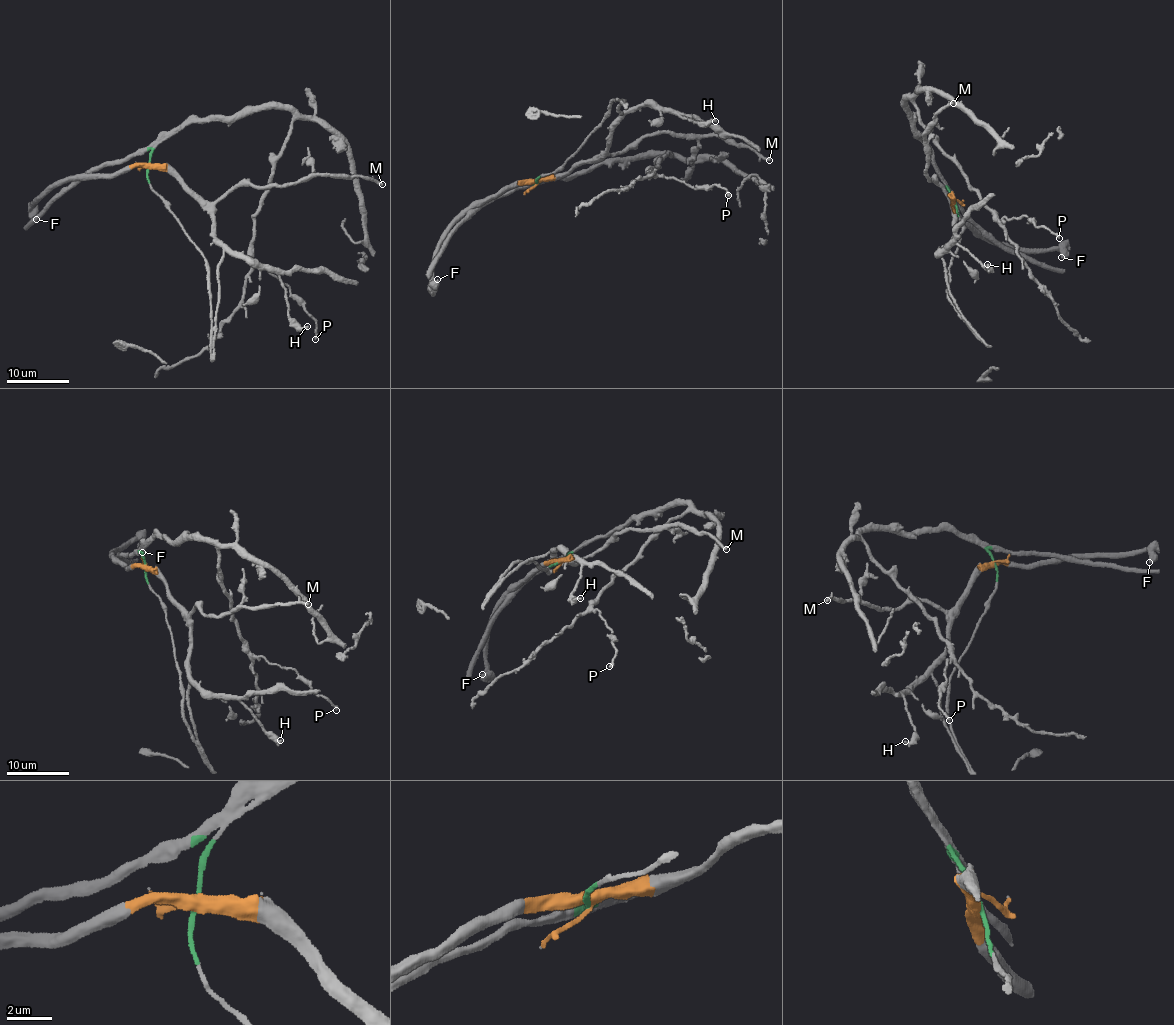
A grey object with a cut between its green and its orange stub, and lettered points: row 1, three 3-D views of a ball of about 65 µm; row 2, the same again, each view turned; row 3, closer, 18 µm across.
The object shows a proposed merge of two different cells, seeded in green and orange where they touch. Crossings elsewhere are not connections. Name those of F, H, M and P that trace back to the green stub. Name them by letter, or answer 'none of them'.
P

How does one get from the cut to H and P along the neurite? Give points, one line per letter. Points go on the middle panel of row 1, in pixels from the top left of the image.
H: (537, 182), (551, 180), (601, 154), (625, 114), (642, 106), (669, 109), (698, 124), (715, 121)
P: (537, 182), (670, 152), (648, 170), (652, 174), (696, 189), (720, 186), (728, 195)

